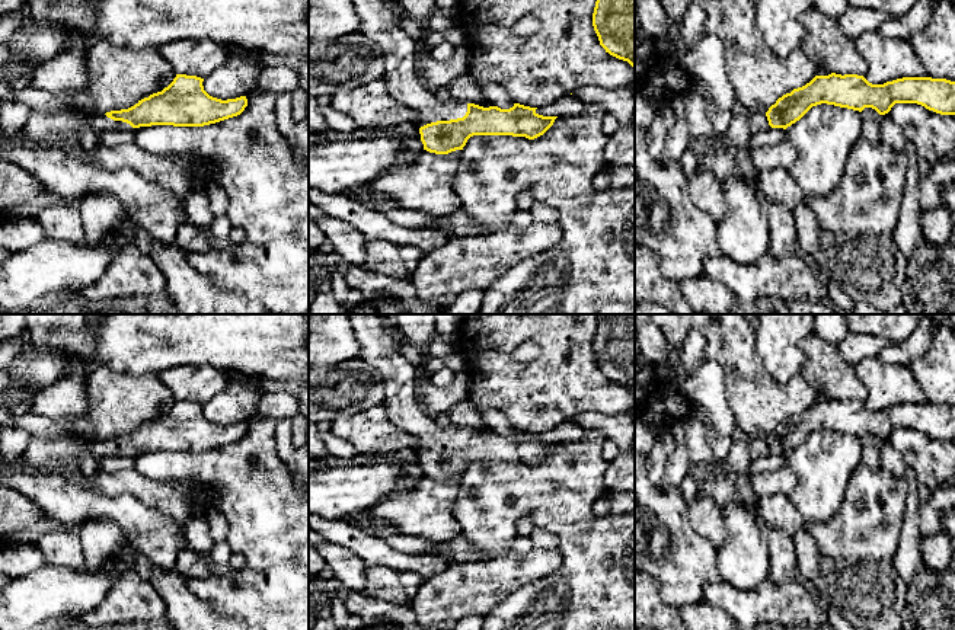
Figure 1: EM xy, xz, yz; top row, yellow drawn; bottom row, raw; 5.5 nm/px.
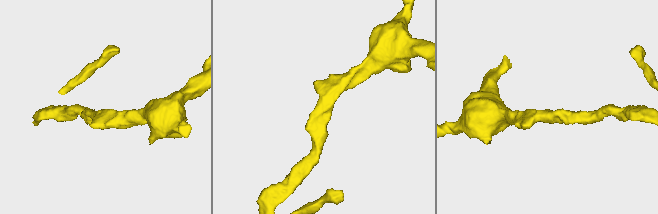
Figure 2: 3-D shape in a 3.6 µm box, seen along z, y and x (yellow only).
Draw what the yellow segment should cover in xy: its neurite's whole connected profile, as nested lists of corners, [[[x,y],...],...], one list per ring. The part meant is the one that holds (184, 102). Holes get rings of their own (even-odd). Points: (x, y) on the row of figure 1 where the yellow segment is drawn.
[[[176,74],[162,92],[121,111],[98,113],[90,124],[96,135],[108,129],[151,125],[204,127],[240,115],[247,106],[246,96],[221,100],[210,96],[204,79]]]

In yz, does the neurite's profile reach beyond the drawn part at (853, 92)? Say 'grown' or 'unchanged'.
grown

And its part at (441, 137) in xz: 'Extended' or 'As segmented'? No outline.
Extended

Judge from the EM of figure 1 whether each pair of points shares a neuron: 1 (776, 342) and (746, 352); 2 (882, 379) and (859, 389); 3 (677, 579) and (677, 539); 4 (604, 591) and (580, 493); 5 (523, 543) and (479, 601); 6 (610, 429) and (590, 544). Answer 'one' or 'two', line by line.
1: two
2: two
3: one
4: one
5: two
6: two

